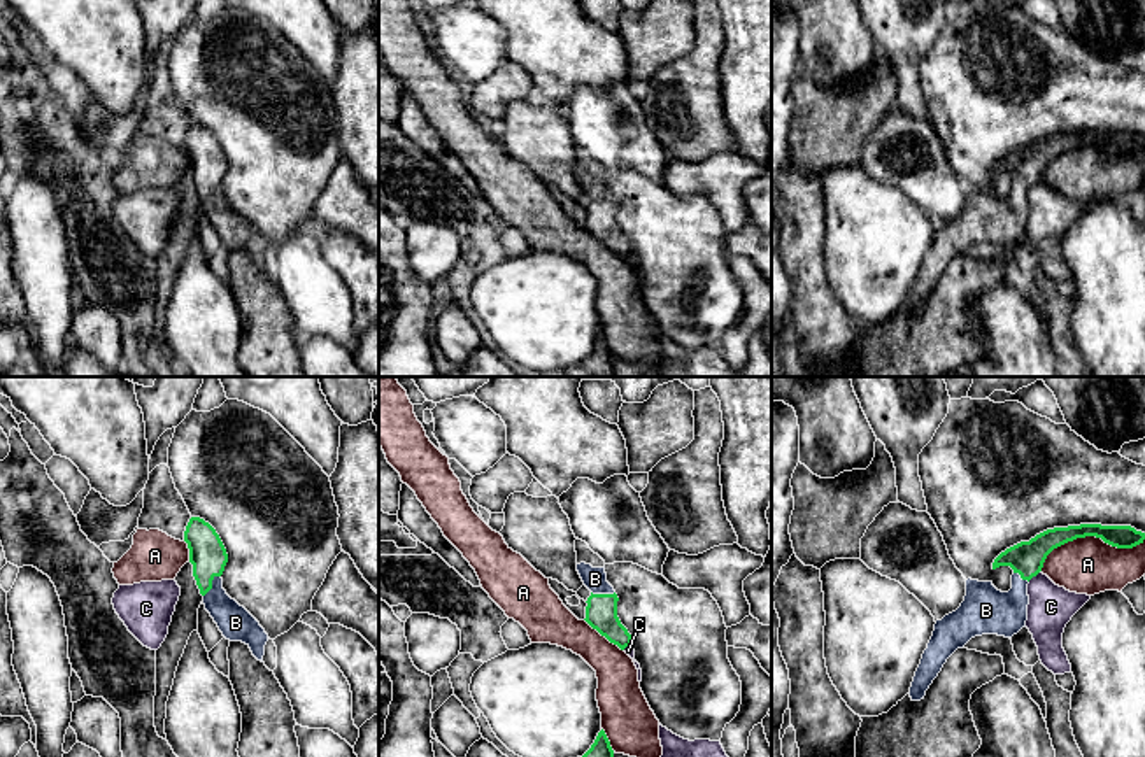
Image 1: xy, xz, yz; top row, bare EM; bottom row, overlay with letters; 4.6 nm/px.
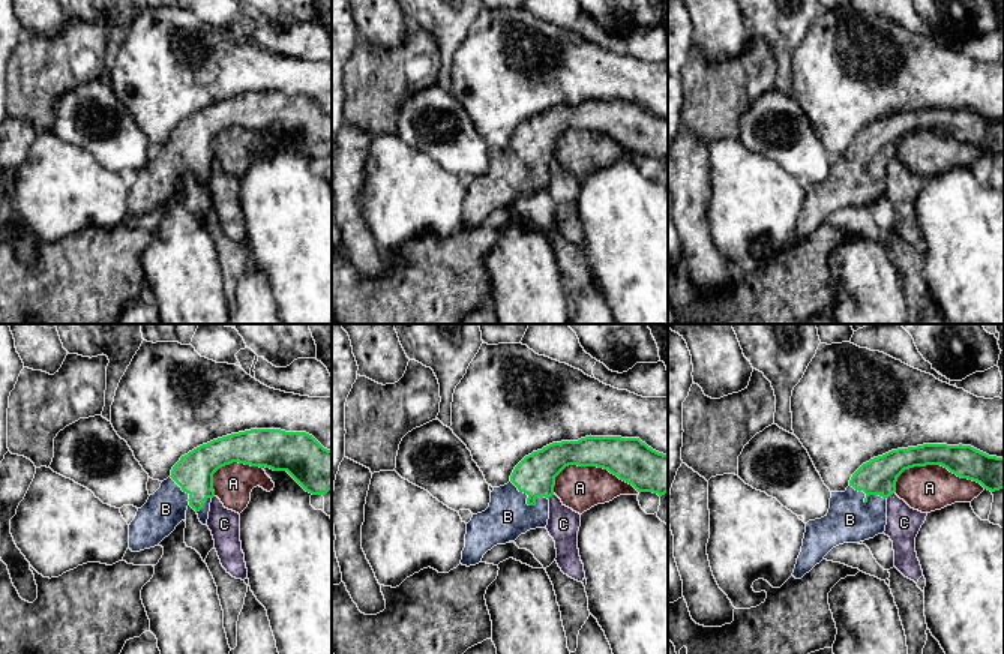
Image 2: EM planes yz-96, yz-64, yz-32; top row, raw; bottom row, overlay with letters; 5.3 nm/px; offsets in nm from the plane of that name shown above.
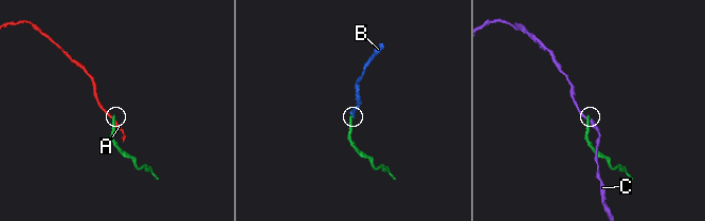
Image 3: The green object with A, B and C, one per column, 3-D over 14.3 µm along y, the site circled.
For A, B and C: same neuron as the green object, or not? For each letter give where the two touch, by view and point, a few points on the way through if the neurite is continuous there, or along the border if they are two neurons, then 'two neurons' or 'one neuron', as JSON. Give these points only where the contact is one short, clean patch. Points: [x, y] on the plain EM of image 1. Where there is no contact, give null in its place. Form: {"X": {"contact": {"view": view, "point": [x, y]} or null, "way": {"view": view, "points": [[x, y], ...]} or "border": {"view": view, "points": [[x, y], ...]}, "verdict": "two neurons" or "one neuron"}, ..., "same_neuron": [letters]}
{"A": {"contact": {"view": "yz", "point": [1088, 142]}, "verdict": "two neurons"}, "B": {"contact": {"view": "xy", "point": [211, 193]}, "way": {"view": "xy", "points": [[207, 162], [211, 193], [216, 209], [235, 230]]}, "verdict": "one neuron"}, "C": {"contact": {"view": "yz", "point": [1033, 183]}, "border": {"view": "yz", "points": [[1040, 177], [1028, 188]]}, "verdict": "two neurons"}, "same_neuron": ["B"]}

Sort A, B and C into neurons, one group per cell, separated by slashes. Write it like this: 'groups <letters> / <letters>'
groups A C / B

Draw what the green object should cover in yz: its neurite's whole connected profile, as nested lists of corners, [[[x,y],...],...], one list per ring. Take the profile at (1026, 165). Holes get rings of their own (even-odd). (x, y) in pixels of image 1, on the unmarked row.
[[[1080,131],[1047,137],[1029,149],[1021,149],[1001,159],[994,166],[992,177],[1010,173],[1013,177],[1012,196],[1001,200],[992,189],[966,187],[966,203],[961,214],[935,231],[908,300],[912,308],[924,307],[947,266],[971,245],[982,242],[1012,245],[1026,235],[1029,187],[1042,179],[1054,156],[1085,144],[1101,145],[1117,156],[1133,156],[1145,147],[1145,140],[1131,133]]]

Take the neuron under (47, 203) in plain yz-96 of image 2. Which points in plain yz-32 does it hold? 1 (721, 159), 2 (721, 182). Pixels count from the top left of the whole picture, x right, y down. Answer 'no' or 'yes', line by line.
1: yes
2: yes

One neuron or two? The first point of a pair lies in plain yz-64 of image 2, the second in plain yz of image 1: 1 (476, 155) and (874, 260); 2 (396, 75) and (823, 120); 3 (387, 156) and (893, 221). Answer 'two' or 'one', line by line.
1: one
2: one
3: one

